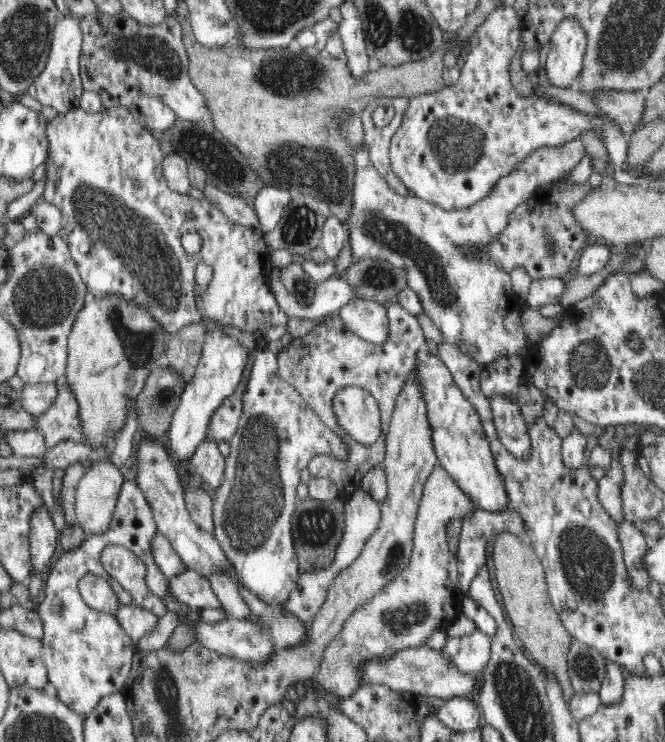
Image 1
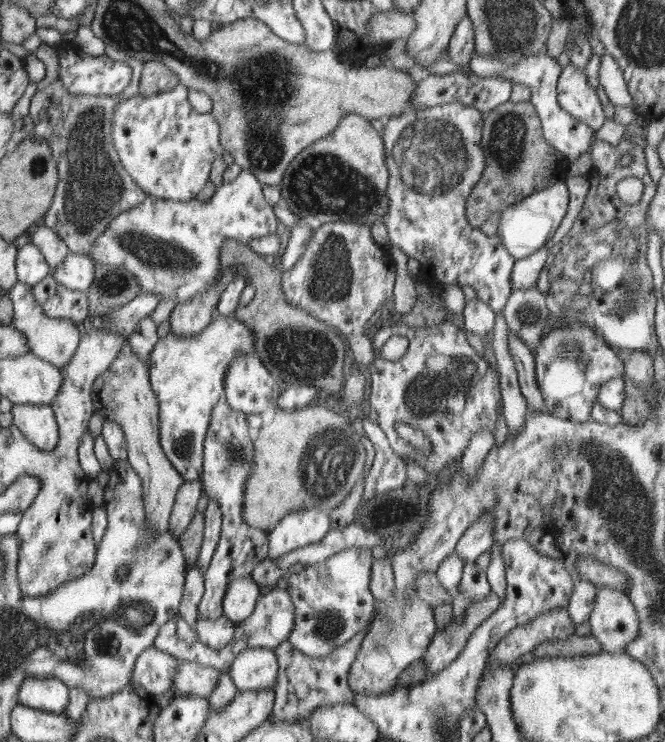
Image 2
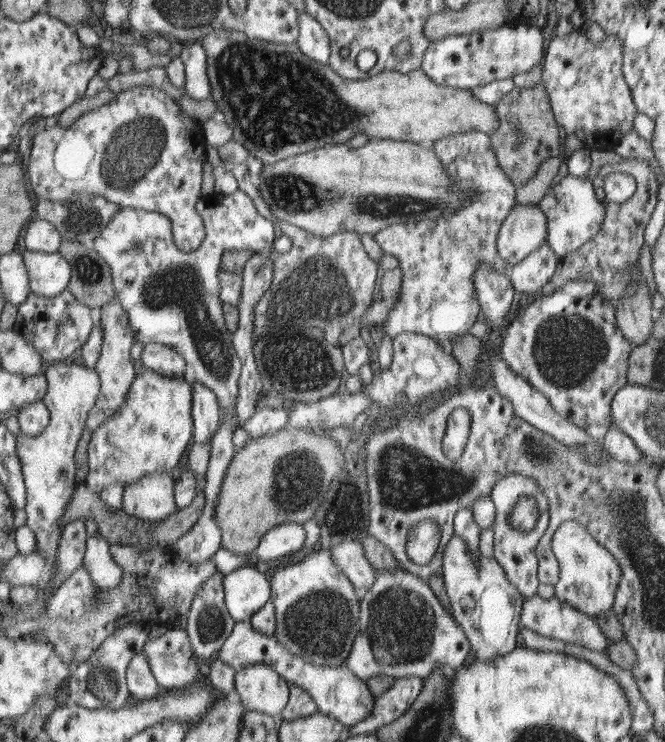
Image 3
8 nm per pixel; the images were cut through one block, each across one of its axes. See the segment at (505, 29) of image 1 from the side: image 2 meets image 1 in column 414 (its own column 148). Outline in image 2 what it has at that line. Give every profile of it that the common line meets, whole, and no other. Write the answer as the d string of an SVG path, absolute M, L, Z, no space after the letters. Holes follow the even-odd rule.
M182 82L176 89L150 97L142 97L124 101L119 104L112 116L114 130L114 145L119 152L124 169L132 176L132 180L143 189L147 195L166 200L192 200L208 182L212 164L222 147L219 122L208 112L194 111L188 101L189 90Z

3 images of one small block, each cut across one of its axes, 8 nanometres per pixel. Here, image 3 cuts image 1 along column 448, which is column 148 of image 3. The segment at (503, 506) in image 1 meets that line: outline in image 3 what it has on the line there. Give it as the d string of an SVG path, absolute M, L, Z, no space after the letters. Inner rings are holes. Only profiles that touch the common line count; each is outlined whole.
M142 366L119 413L114 413L92 431L87 448L89 472L84 485L99 494L113 484L121 484L124 488L134 484L140 476L172 470L186 452L192 430L195 430L192 412L194 381L189 373L184 377L162 377Z

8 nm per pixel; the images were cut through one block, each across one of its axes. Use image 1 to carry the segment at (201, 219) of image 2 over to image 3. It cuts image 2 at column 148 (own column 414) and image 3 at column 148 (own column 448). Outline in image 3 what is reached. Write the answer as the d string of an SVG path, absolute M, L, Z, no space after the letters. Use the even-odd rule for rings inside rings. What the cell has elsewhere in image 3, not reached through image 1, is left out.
M236 190L232 194L213 192L210 195L201 195L196 203L196 211L205 228L205 236L202 244L192 252L184 252L175 244L174 223L171 217L164 213L134 209L130 207L120 208L112 218L108 228L100 232L100 236L92 245L93 249L108 263L111 268L113 287L119 303L130 320L134 338L137 342L148 344L157 342L173 348L188 366L189 375L195 381L206 385L218 397L222 422L212 439L210 463L205 474L207 483L203 490L205 494L205 507L199 519L193 527L185 530L182 541L176 541L171 545L183 561L199 565L211 561L213 554L221 548L221 530L215 523L215 504L217 503L225 470L235 455L235 446L232 443L232 412L234 403L239 396L239 380L243 375L243 361L239 353L235 351L234 340L227 330L227 320L224 320L224 301L220 296L220 271L232 272L224 269L224 256L232 256L236 252L250 250L252 255L262 253L269 256L276 239L274 220L262 216L253 198L243 190Z

